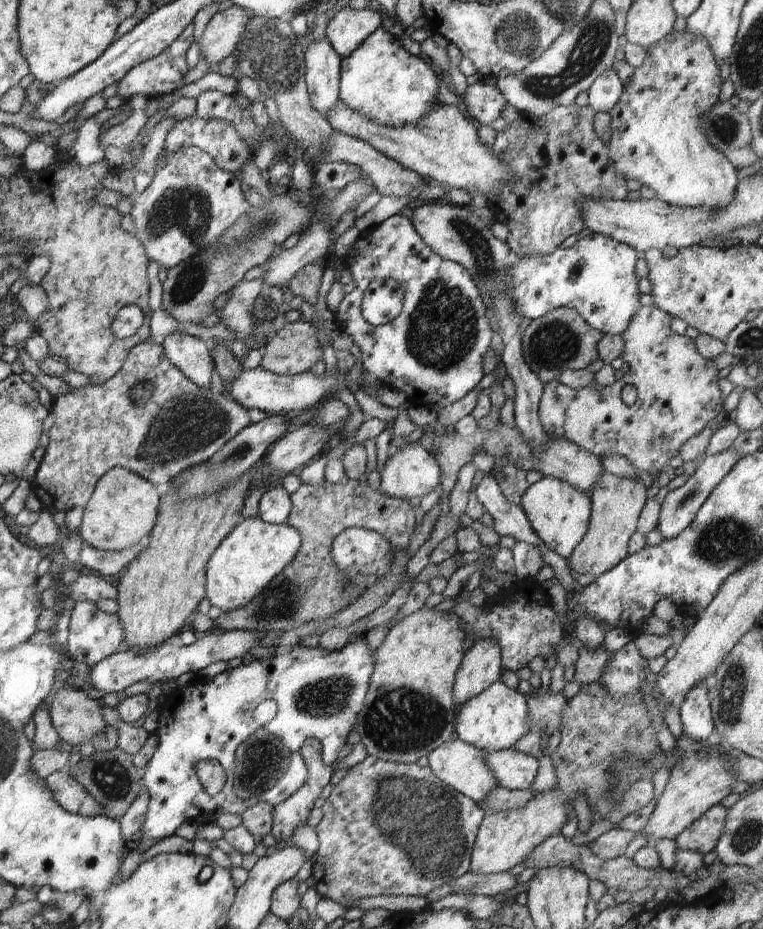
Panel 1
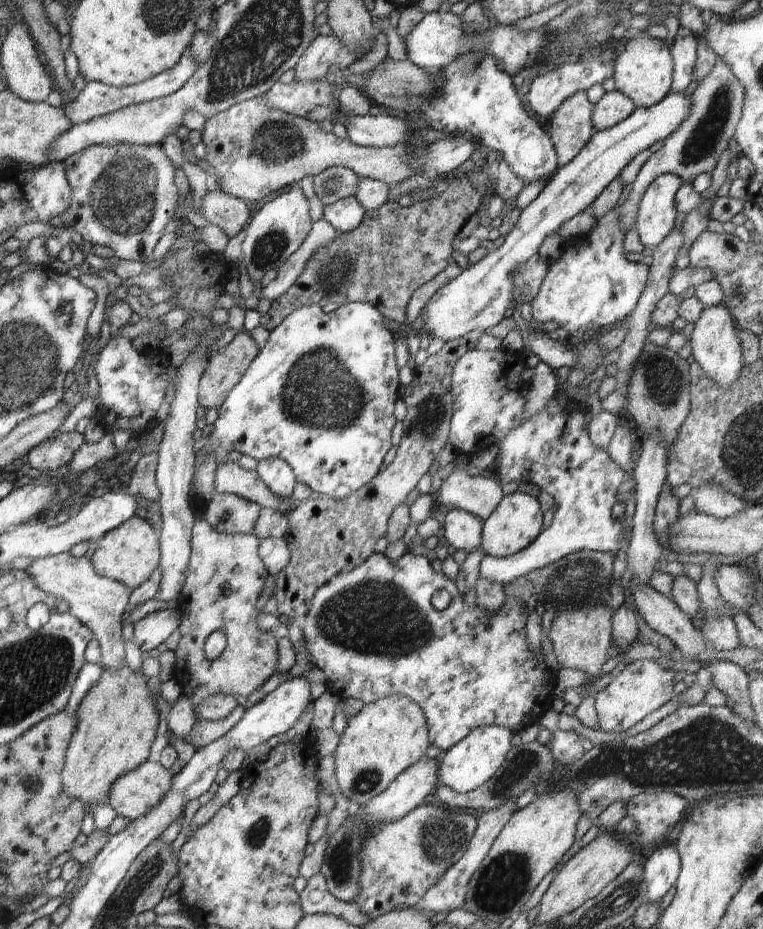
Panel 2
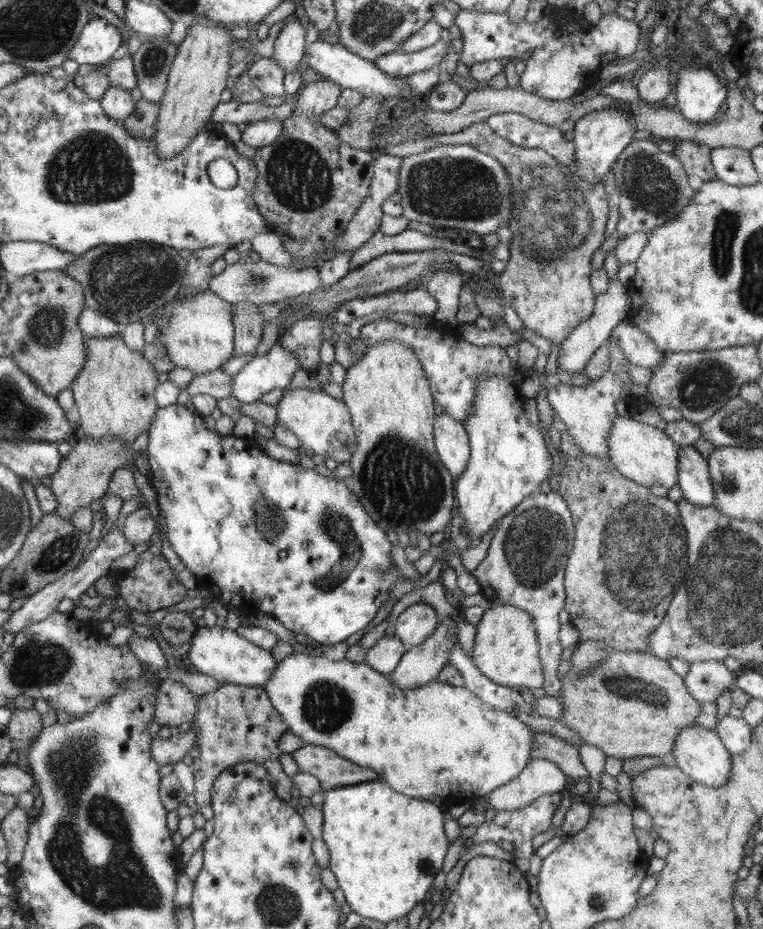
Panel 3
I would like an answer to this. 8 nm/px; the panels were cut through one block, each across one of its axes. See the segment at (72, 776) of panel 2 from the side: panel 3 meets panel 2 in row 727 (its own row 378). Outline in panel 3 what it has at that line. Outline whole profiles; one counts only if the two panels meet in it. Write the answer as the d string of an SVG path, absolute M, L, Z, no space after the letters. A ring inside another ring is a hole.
M85 335L84 344L88 347L88 362L69 387L78 410L79 427L82 427L86 437L90 439L110 438L130 447L140 434L148 431L159 408L155 400L155 389L159 386L158 374L140 353L132 352L126 346L120 335L112 338L94 338Z

